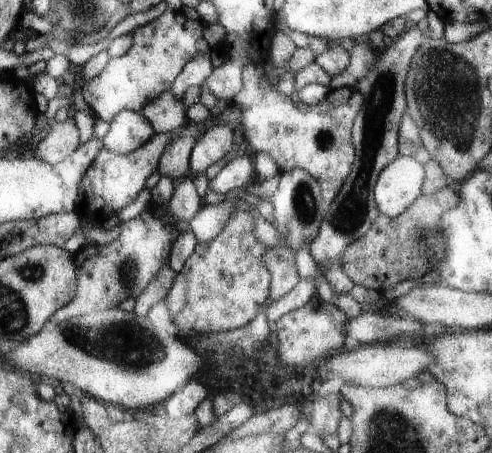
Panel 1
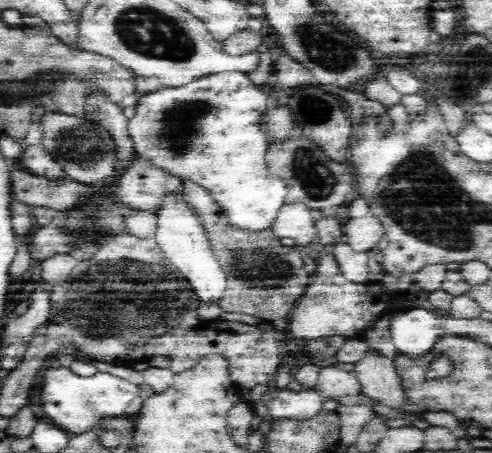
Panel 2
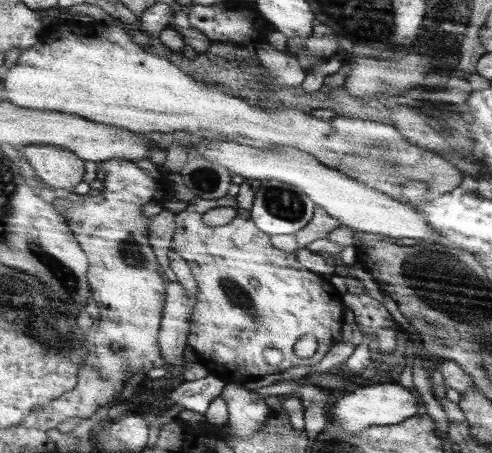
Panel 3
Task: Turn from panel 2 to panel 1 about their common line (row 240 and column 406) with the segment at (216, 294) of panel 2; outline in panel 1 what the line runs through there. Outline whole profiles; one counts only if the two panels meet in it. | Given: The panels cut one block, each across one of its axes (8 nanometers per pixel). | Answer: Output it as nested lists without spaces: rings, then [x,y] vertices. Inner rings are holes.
[[[395,158],[377,176],[371,190],[379,216],[401,216],[419,196],[423,184],[423,166],[413,158]]]

